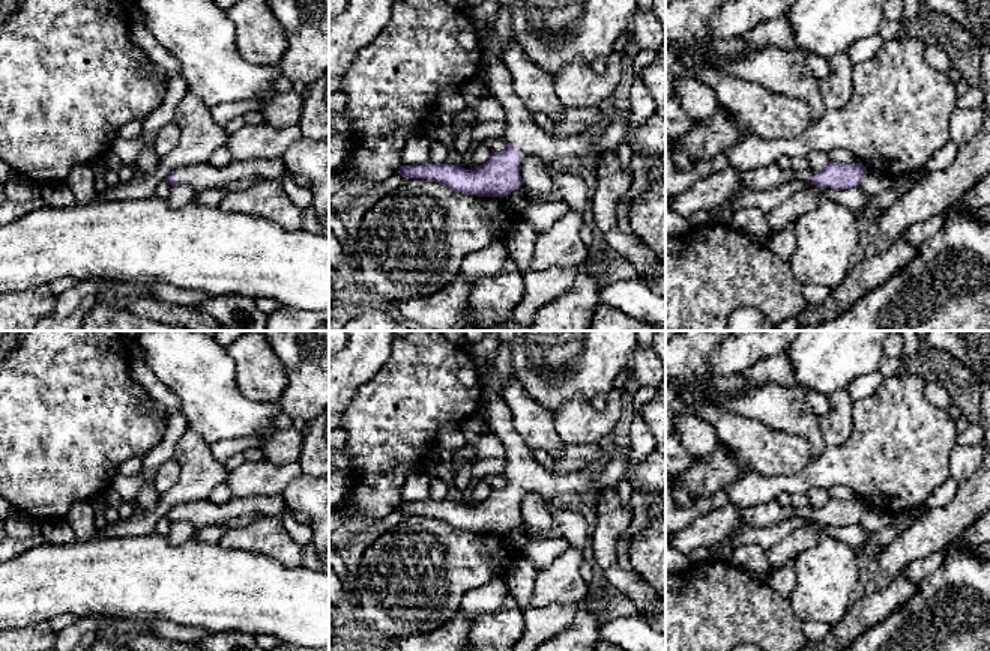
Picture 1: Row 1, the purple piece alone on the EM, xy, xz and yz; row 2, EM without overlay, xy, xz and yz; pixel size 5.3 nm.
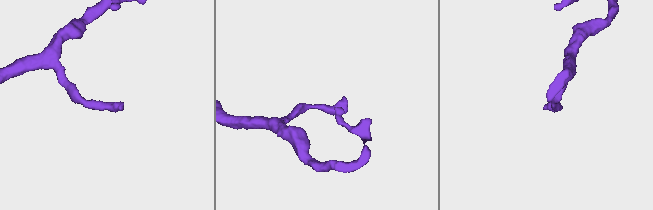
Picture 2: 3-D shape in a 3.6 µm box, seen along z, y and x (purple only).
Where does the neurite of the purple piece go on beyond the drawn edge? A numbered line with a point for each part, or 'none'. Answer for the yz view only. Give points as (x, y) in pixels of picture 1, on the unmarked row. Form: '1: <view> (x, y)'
1: yz (769, 513)

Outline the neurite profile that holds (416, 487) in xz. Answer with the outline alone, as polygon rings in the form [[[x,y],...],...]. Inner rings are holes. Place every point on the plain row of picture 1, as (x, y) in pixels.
[[[427,471],[413,472],[401,489],[403,502],[422,502],[430,499],[431,477]]]

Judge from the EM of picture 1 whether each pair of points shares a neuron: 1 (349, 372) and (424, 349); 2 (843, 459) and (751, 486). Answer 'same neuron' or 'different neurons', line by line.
1: different neurons
2: same neuron

